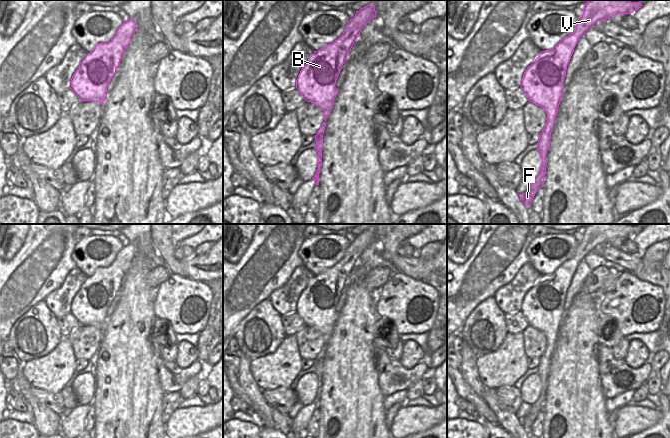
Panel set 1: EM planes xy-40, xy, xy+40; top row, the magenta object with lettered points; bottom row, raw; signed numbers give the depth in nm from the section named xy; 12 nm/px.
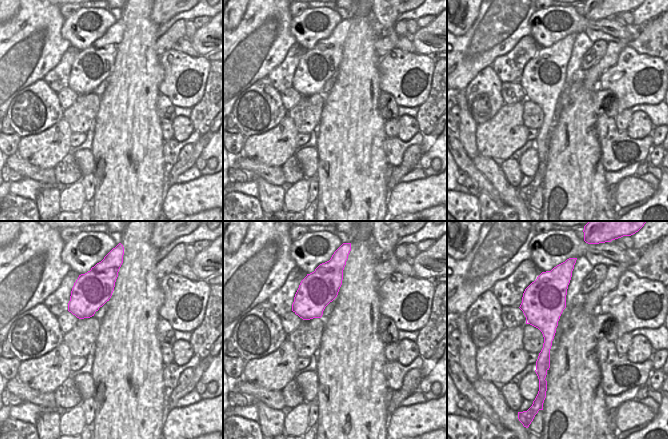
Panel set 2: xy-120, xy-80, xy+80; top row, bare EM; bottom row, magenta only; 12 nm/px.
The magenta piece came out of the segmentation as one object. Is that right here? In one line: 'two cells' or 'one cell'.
two cells

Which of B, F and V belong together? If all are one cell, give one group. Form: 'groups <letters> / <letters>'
groups B V / F

